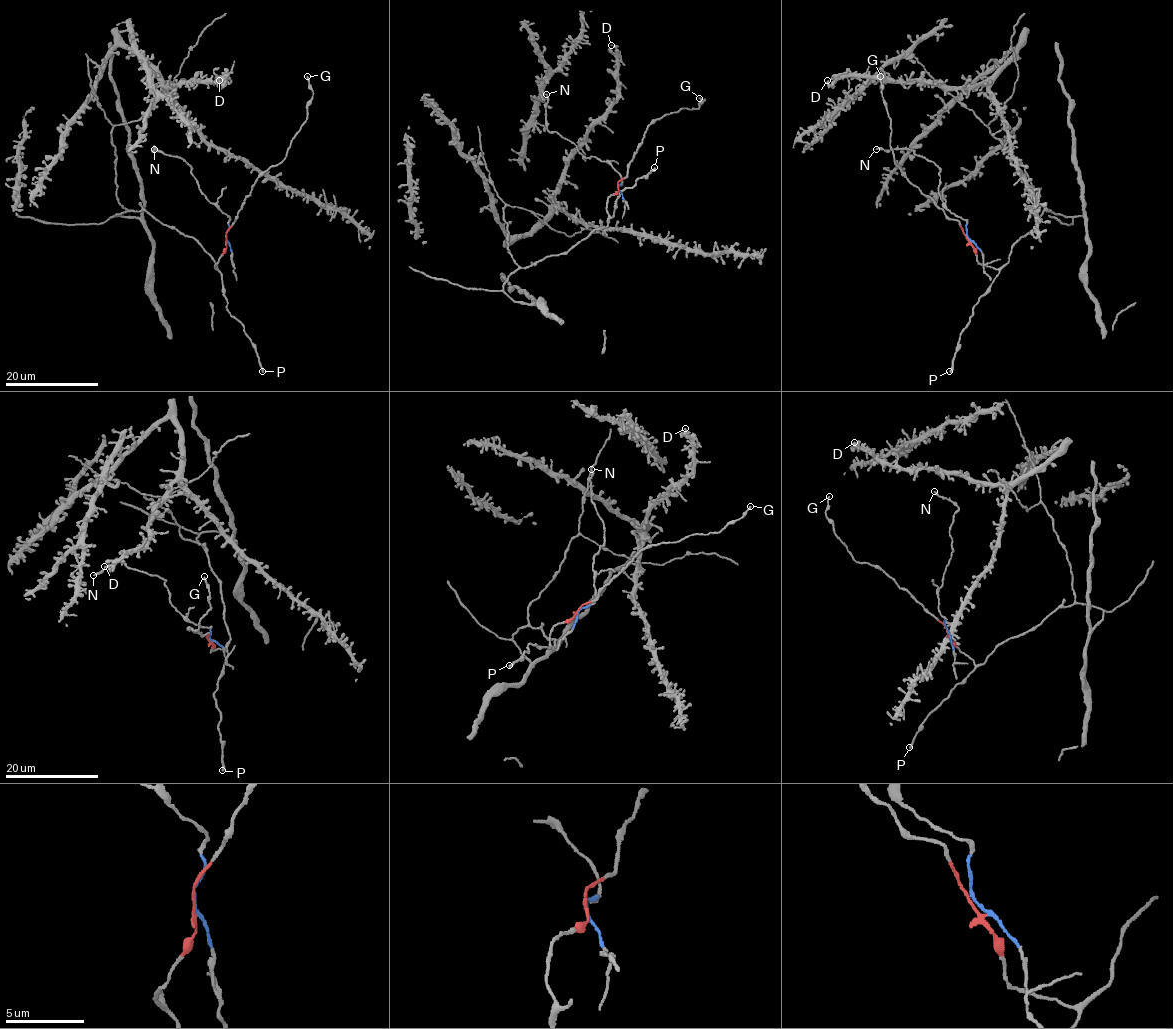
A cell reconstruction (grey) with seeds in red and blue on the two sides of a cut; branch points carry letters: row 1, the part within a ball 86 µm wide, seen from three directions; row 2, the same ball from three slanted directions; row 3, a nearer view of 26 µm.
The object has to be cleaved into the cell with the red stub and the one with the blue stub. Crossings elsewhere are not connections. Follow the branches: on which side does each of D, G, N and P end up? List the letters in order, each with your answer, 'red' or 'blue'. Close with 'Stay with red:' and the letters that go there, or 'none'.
D: red
G: red
N: blue
P: red
Stay with red: D, G, P

